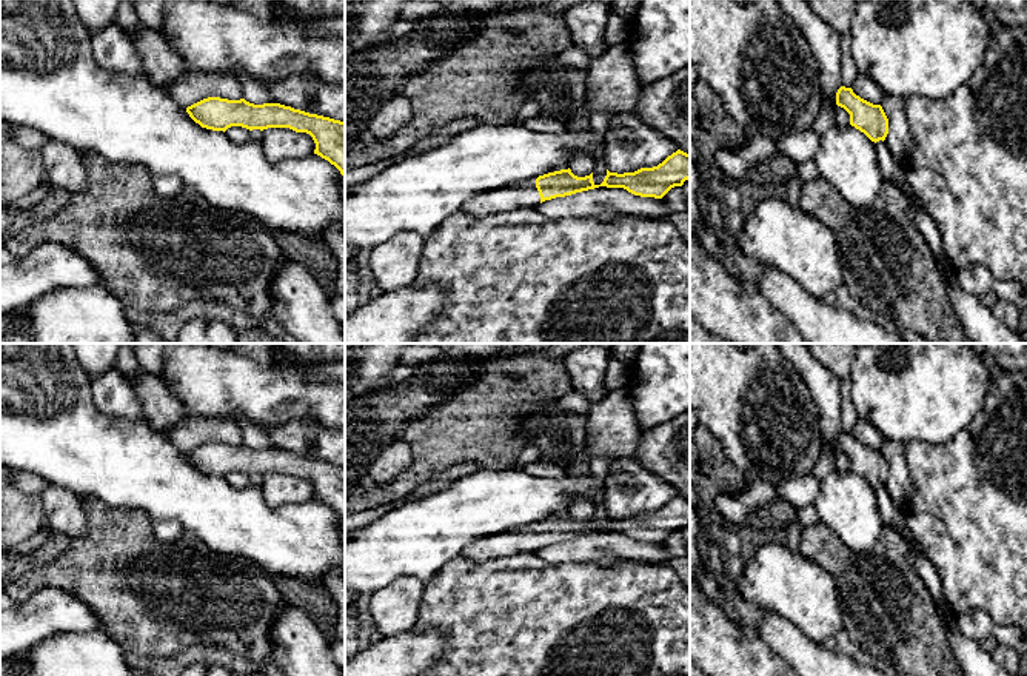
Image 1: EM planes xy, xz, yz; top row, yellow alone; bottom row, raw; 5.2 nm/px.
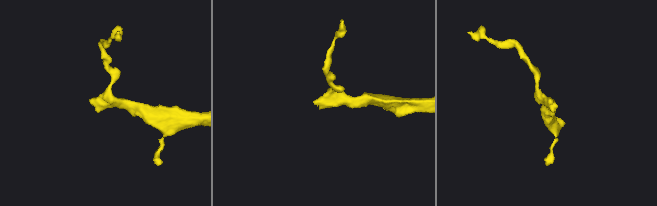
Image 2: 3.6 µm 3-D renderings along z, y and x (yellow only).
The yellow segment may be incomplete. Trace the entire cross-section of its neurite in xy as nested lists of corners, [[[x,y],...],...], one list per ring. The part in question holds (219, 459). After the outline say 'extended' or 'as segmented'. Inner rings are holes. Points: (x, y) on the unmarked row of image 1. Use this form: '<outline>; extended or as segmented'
[[[208,442],[186,453],[189,462],[202,473],[226,476],[242,471],[249,476],[289,473],[306,477],[316,488],[314,499],[334,510],[345,520],[345,467],[309,459],[280,448],[254,450],[240,445]]]; as segmented

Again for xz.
[[[677,494],[653,513],[641,513],[634,517],[624,519],[610,517],[607,514],[607,520],[600,530],[593,527],[593,517],[585,522],[577,522],[568,513],[507,533],[483,536],[467,545],[462,556],[474,562],[485,562],[516,553],[537,553],[537,550],[545,545],[599,531],[624,533],[634,540],[662,544],[671,533],[682,531],[688,524],[690,499]]]; extended

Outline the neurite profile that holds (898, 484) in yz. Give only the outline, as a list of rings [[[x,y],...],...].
[[[884,440],[881,451],[888,463],[888,479],[884,487],[895,505],[905,511],[912,497],[912,480],[904,456],[904,443]]]

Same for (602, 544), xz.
[[[607,531],[545,545],[537,550],[537,556],[550,564],[587,562],[602,557],[661,564],[670,559],[661,544],[641,542],[624,533]]]

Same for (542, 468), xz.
[[[544,460],[531,462],[525,465],[522,471],[533,474],[533,476],[548,477],[548,479],[562,479],[567,474],[565,468],[551,465]]]

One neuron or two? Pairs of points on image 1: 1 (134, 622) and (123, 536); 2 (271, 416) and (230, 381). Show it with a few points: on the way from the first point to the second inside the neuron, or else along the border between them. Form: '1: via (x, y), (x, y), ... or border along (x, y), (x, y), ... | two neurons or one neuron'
1: via (134, 601), (134, 584), (123, 573), (123, 558) | one neuron
2: via (260, 405), (240, 387) | one neuron

